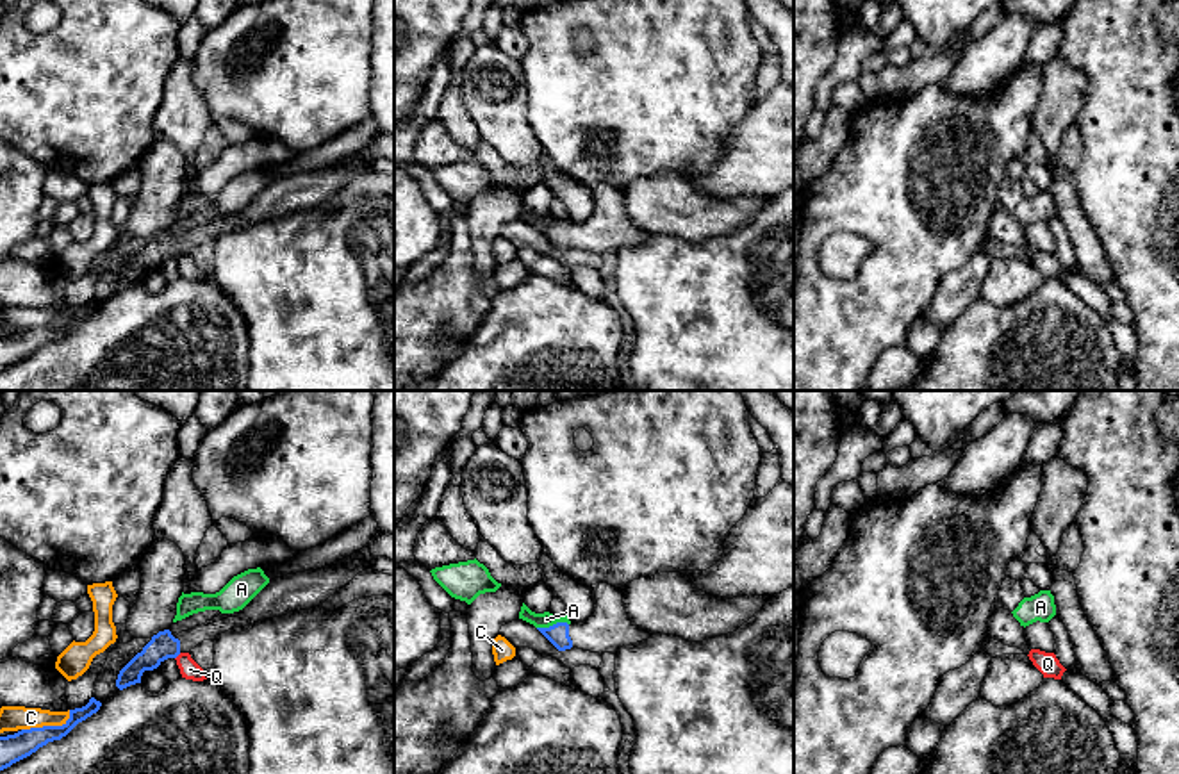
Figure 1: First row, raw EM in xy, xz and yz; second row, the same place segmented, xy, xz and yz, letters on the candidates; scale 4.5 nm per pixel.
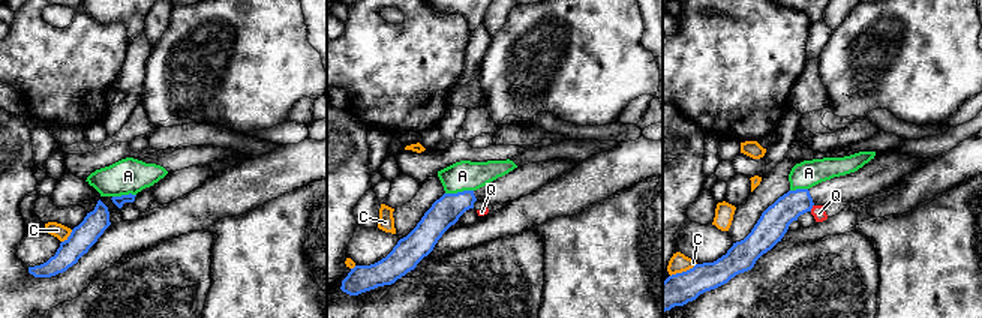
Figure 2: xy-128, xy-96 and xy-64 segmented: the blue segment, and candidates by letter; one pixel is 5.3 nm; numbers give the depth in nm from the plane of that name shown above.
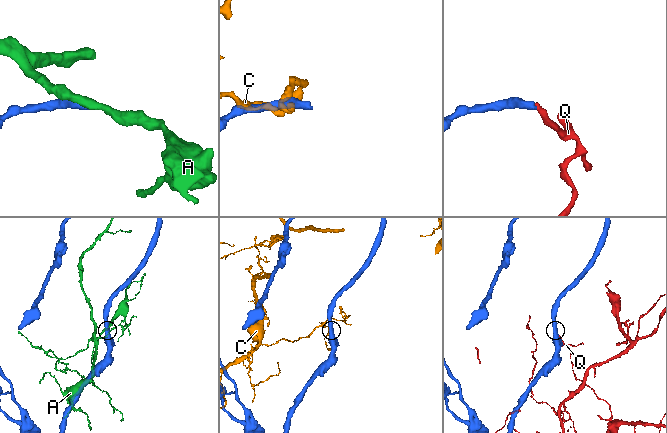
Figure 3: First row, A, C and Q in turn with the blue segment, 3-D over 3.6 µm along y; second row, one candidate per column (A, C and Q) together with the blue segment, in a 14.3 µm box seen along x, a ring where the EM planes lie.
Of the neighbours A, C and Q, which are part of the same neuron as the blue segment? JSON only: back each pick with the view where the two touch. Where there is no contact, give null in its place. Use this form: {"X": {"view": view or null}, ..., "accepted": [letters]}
{"accepted": []}

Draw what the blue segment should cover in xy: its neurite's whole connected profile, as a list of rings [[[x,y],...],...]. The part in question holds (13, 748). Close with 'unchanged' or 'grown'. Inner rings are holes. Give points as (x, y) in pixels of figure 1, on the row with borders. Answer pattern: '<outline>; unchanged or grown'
[[[91,697],[86,706],[70,710],[70,719],[62,726],[30,728],[30,729],[21,729],[14,735],[0,737],[0,770],[30,756],[48,742],[61,740],[78,722],[96,713],[100,706],[102,703]]]; unchanged

